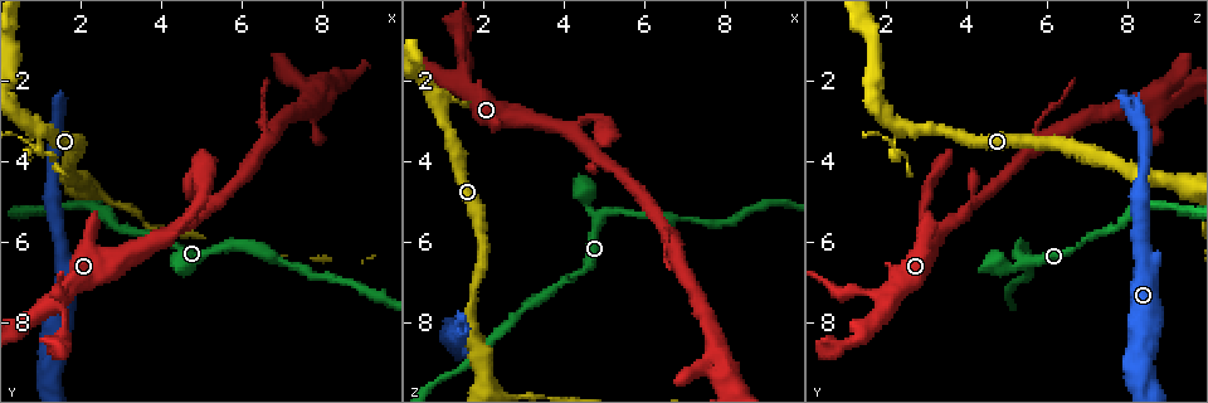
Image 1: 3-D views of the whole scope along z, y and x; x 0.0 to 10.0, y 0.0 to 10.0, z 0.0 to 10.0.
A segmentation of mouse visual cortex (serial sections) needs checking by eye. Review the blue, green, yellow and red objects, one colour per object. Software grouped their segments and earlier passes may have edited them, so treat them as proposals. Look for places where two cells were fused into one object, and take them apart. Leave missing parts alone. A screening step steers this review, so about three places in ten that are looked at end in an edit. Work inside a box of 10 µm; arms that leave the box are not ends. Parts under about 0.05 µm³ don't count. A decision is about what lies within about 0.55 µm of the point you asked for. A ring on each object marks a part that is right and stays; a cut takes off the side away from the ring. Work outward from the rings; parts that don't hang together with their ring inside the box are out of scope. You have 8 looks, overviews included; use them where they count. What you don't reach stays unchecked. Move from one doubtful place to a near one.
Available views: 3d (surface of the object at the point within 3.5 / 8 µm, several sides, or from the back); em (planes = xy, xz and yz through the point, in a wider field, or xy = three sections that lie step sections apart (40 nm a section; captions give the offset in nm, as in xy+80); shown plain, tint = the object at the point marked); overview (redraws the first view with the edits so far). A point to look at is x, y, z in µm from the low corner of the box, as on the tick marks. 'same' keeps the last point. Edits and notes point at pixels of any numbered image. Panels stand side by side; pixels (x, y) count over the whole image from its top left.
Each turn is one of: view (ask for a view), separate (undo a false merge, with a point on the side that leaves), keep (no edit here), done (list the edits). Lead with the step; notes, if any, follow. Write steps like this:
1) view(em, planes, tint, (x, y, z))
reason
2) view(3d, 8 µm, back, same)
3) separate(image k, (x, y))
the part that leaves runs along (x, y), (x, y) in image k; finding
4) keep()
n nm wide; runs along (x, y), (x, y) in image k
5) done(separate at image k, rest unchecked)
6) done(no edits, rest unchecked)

view(em, xy, step 5, tint, (0.85, 3.20, 2.40))
a narrow waist

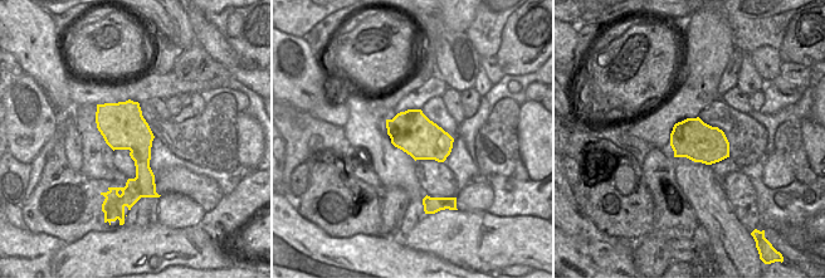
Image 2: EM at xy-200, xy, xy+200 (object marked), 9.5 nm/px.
view(3d, 3.5 µm, same)
wider look

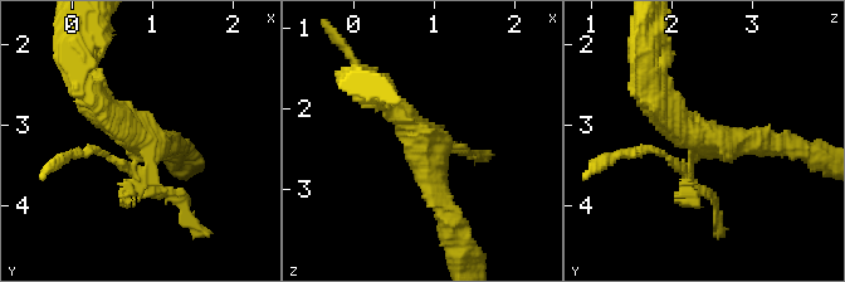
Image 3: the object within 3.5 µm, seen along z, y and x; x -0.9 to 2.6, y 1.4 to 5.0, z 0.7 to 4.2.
separate(image 3, (125, 191))
the part that leaves runs along (155, 151), (151, 183), (209, 237) in image 3; a second cell is stuck on

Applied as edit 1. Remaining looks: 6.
view(3d, 3.5 µm, (1.40, 2.90, 8.10))
calibre changes

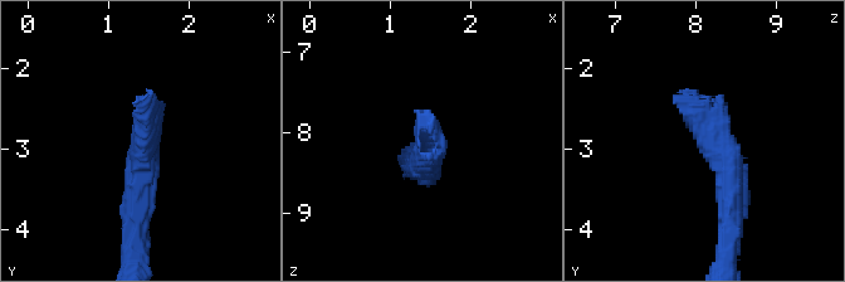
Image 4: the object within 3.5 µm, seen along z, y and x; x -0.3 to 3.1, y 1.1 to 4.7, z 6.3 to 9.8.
view(em, xy, step 5, tint, (1.40, 2.85, 8.10))

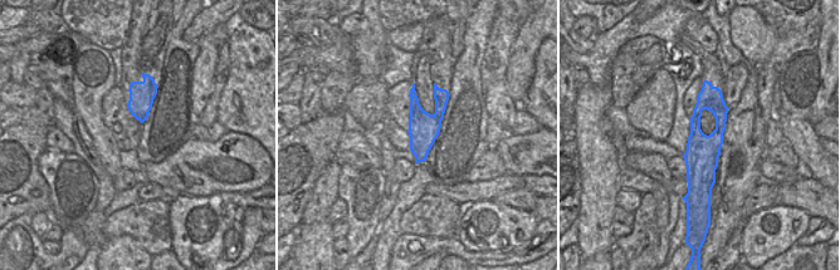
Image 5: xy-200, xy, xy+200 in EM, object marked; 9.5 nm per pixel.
keep()
runs along (137, 218), (142, 121), (161, 110) in image 4; continuous, no second cell

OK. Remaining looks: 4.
view(3d, 3.5 µm, (4.55, 6.65, 5.10))
thin neck

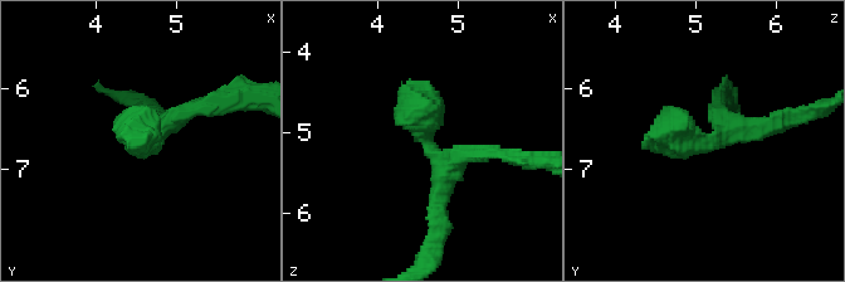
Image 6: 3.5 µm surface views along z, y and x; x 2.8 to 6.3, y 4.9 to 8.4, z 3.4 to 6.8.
view(em, xy, step 2, tint, (4.60, 6.70, 5.05))

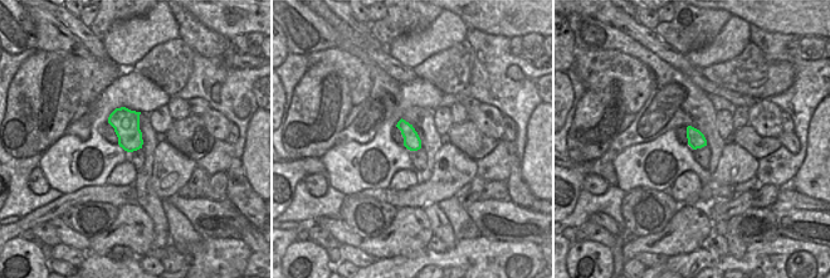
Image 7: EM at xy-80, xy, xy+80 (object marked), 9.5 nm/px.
keep()
170 nm wide; runs along (436, 202), (448, 166), (409, 79) in image 6; one cell here

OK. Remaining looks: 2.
done(separate at image 3, rest unchecked)

